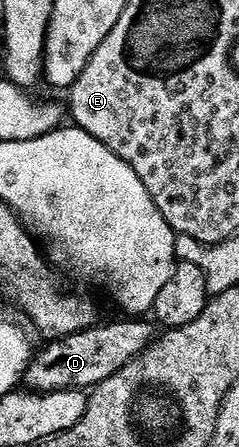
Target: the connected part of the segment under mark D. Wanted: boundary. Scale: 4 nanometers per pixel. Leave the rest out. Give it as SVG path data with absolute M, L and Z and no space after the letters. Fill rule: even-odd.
M127 320L131 322L107 322L96 324L87 330L70 334L64 338L48 341L43 351L36 353L23 373L22 385L28 391L48 394L58 390L90 391L109 376L113 376L147 349L157 337L154 321ZM156 329L156 330L155 330Z

